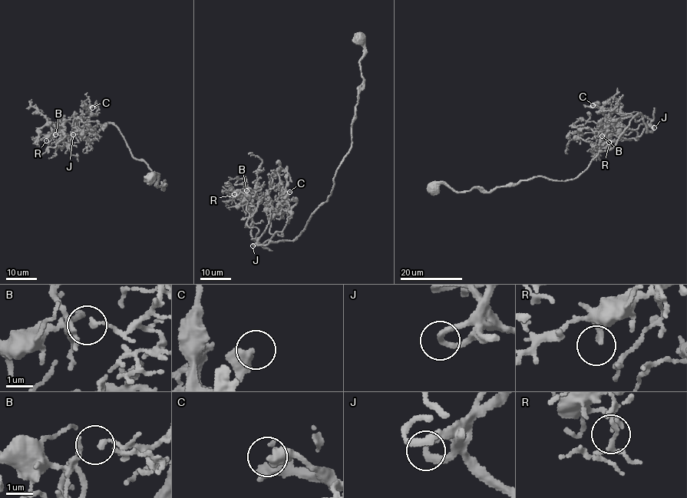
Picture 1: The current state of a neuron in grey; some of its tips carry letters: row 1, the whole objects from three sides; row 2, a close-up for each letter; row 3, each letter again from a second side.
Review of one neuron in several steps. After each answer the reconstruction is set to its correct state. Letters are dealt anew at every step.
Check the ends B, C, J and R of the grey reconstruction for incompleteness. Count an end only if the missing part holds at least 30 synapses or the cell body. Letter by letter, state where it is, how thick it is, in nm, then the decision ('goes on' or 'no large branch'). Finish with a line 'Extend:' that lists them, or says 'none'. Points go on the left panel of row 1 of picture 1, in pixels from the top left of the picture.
B: place (55, 134); calibre 120 nm; no large branch
C: place (92, 107); calibre 500 nm; no large branch
J: place (73, 134); calibre 220 nm; no large branch
R: place (46, 140); calibre 200 nm; no large branch
Extend: none

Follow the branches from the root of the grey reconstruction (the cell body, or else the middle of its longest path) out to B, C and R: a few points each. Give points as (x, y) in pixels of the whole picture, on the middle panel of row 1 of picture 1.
B: (359, 39), (351, 149), (325, 202), (292, 241), (259, 245), (246, 190)
C: (359, 39), (362, 89), (331, 194), (292, 241), (258, 245), (282, 235), (269, 232), (270, 220), (289, 192)
R: (359, 39), (351, 149), (304, 230), (259, 245), (258, 229), (246, 225), (254, 207), (234, 194)

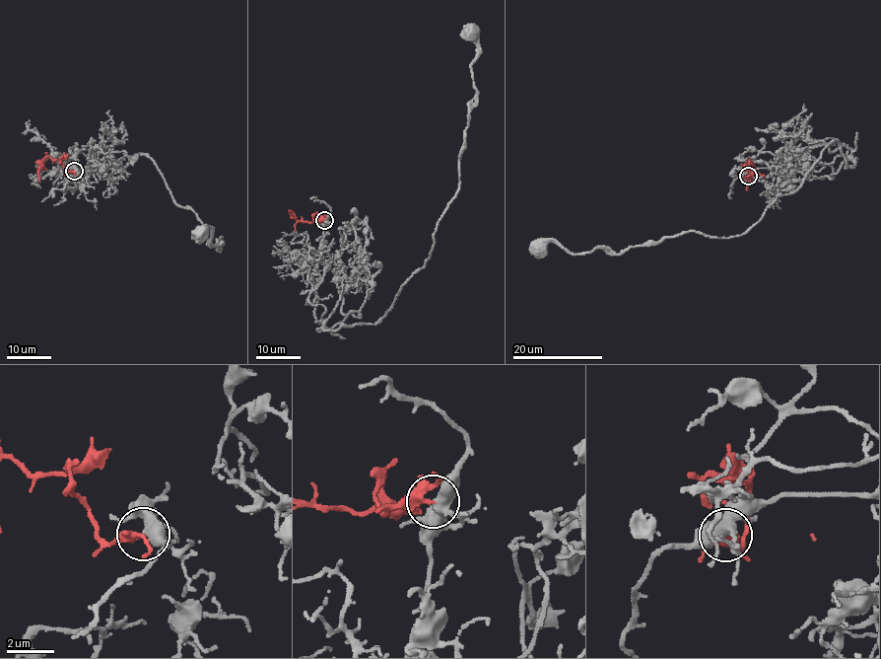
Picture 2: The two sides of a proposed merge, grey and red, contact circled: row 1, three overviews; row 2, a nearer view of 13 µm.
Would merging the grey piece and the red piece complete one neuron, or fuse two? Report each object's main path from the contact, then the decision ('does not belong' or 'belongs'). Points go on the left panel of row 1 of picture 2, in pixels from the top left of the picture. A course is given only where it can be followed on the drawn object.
grey via (74, 171), (68, 182), (96, 183), (93, 169), (118, 178), (147, 155), (221, 251), (210, 229), (201, 235) | red via (74, 171), (67, 173), (61, 161), (46, 156), (38, 171), (38, 181) | belongs

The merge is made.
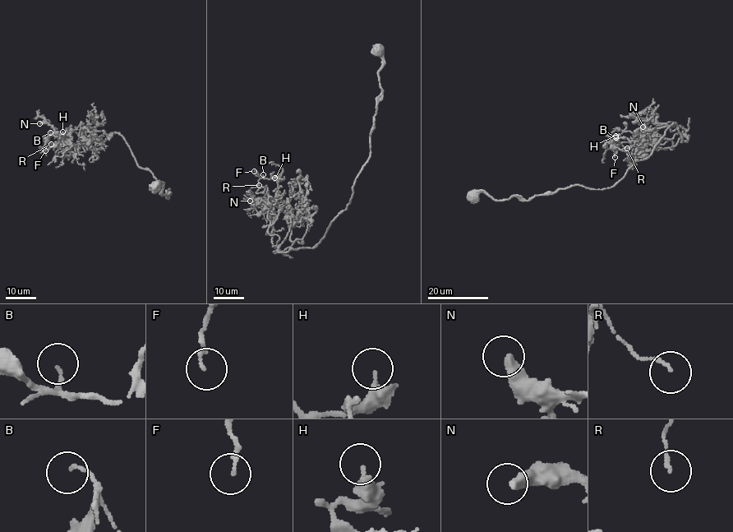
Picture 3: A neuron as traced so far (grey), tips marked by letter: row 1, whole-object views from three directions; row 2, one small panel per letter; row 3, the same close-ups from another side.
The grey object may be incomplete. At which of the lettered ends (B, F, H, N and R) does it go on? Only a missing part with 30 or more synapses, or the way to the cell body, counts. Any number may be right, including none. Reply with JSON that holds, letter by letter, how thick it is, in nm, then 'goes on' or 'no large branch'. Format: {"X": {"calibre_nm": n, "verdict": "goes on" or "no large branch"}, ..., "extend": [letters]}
{"B": {"calibre_nm": 110, "verdict": "no large branch"}, "F": {"calibre_nm": 130, "verdict": "no large branch"}, "H": {"calibre_nm": 220, "verdict": "no large branch"}, "N": {"calibre_nm": 440, "verdict": "goes on"}, "R": {"calibre_nm": 110, "verdict": "no large branch"}, "extend": ["N"]}

